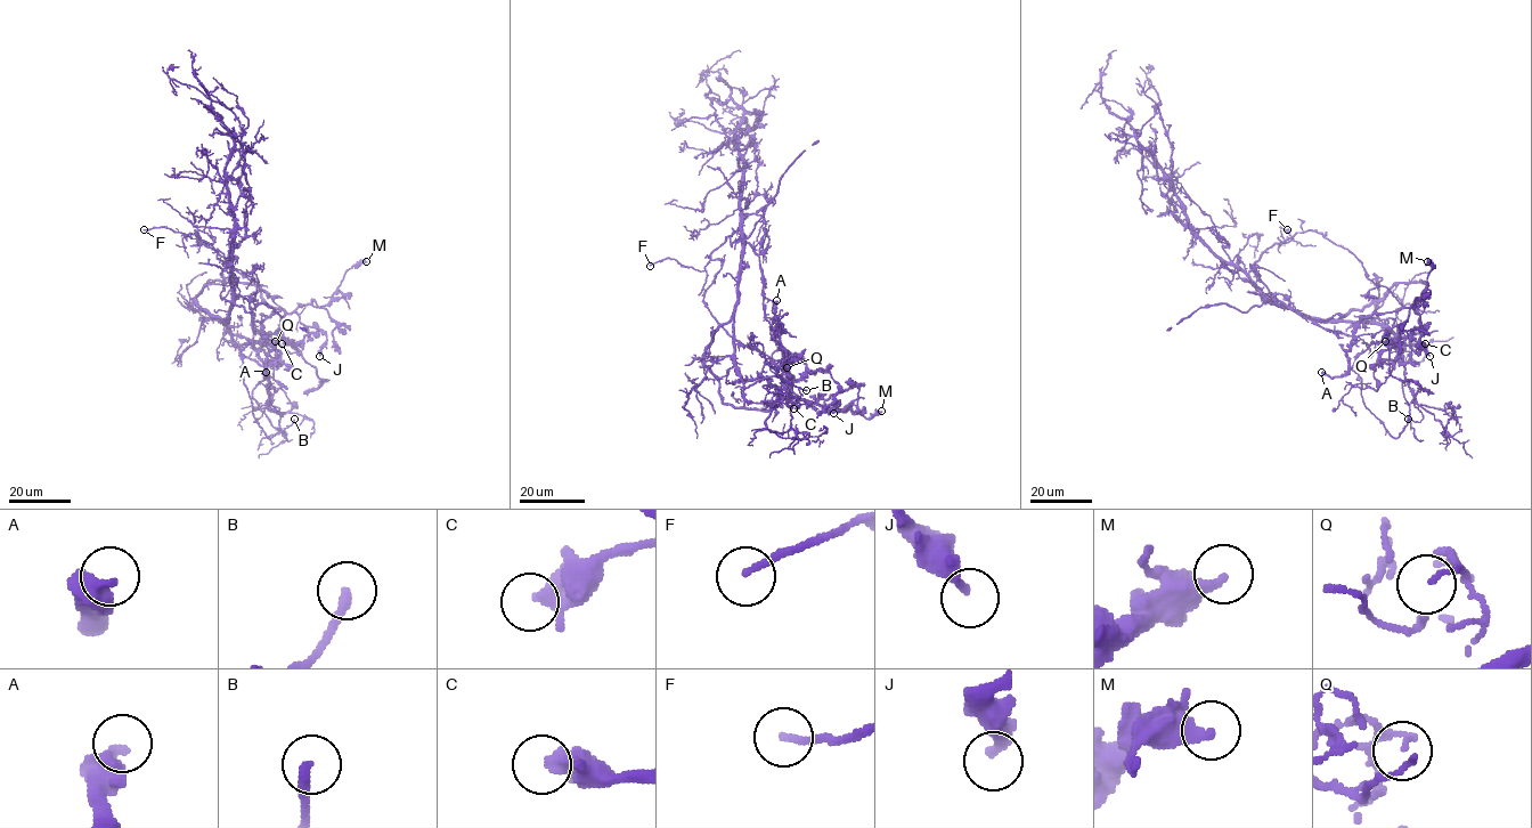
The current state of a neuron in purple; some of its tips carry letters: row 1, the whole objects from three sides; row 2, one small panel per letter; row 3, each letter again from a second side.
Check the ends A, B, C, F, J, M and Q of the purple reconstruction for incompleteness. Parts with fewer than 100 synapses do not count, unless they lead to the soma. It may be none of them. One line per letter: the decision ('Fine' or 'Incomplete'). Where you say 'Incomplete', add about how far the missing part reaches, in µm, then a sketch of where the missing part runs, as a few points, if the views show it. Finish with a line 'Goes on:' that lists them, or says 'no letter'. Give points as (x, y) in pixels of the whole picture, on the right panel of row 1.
A: Fine
B: Fine
C: Fine
F: Fine
J: Fine
M: Fine
Q: Fine
Goes on: no letter

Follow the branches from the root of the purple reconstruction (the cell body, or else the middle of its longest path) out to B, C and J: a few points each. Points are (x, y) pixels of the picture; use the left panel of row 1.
B: (231, 303), (225, 323), (234, 334), (254, 342), (250, 341), (239, 351), (252, 415), (270, 438), (294, 419)
C: (231, 303), (225, 325), (243, 354), (265, 365), (278, 357), (277, 342), (290, 352), (296, 350), (282, 343)
J: (231, 303), (235, 295), (249, 301), (262, 335), (262, 323), (279, 308), (295, 313), (326, 335), (319, 356)

